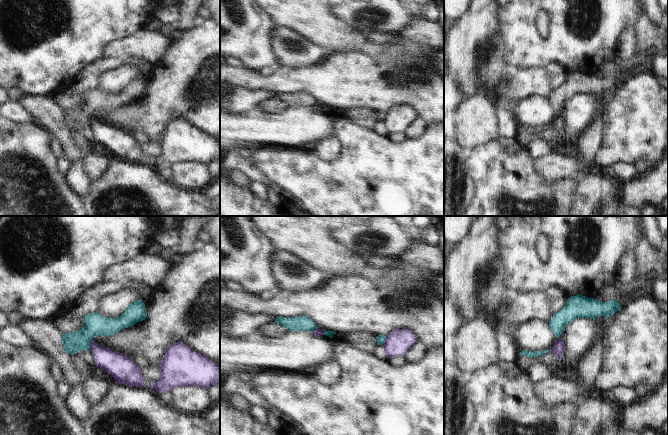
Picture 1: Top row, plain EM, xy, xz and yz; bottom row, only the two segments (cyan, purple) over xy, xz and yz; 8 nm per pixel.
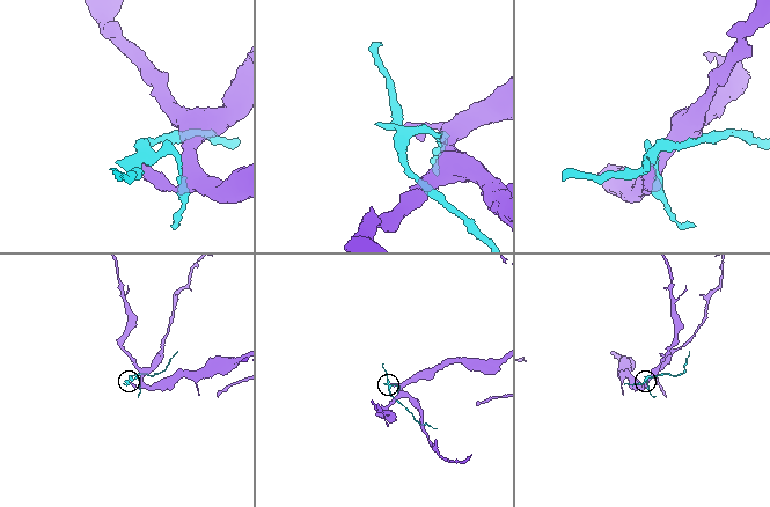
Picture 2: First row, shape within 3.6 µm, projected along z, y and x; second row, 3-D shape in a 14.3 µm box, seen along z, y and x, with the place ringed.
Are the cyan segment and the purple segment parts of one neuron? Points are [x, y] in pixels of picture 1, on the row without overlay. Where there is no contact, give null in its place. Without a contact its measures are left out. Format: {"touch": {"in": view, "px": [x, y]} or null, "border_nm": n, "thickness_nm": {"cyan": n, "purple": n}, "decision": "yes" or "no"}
{"touch": {"in": "xy", "px": [90, 121]}, "border_nm": 90, "thickness_nm": {"cyan": 180, "purple": 190}, "decision": "no"}

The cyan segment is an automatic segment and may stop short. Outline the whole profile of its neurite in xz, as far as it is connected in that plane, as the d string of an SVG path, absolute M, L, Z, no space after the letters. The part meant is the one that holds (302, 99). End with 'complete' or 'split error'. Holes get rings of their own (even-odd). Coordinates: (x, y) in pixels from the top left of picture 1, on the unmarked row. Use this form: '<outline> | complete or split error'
M276 93L275 98L284 102L289 107L313 107L317 101L308 93Z | complete

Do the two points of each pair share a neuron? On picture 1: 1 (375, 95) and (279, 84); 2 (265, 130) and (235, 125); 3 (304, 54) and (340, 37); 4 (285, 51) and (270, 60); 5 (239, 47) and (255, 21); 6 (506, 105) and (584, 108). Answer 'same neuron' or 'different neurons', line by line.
1: same neuron
2: same neuron
3: different neurons
4: different neurons
5: same neuron
6: different neurons

